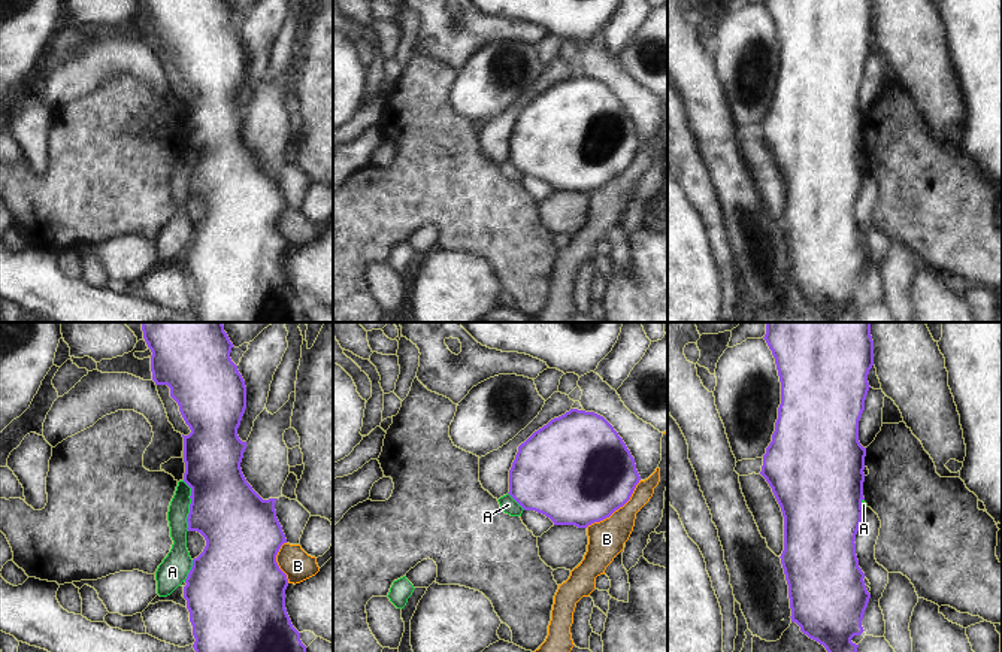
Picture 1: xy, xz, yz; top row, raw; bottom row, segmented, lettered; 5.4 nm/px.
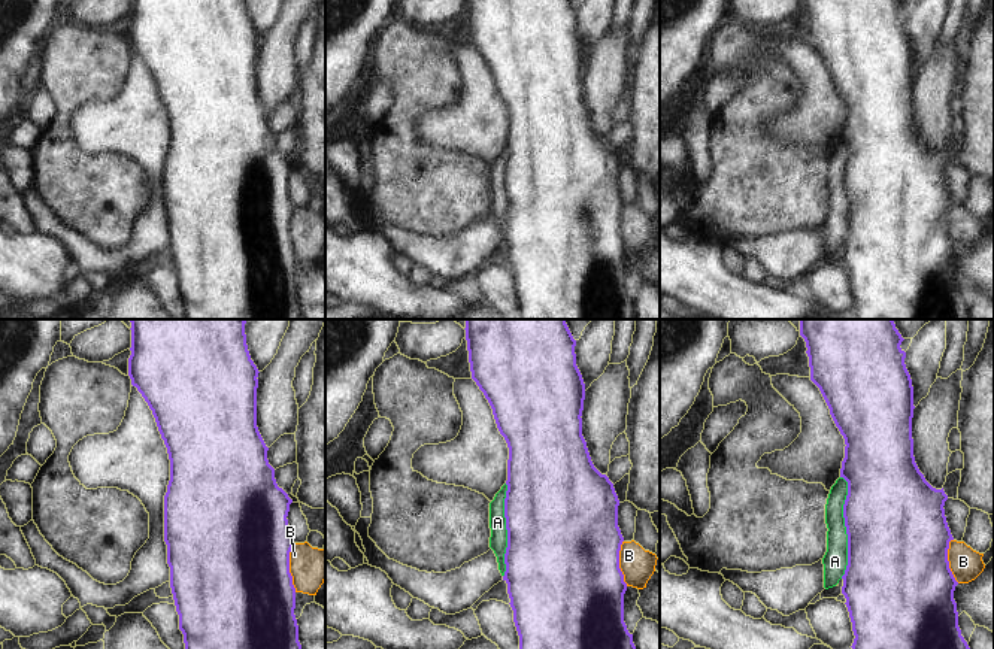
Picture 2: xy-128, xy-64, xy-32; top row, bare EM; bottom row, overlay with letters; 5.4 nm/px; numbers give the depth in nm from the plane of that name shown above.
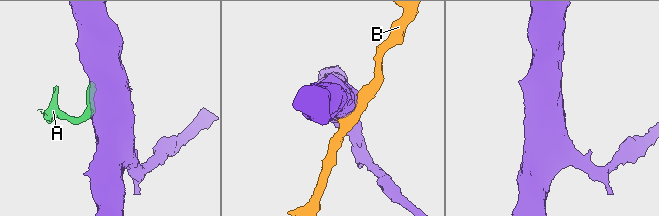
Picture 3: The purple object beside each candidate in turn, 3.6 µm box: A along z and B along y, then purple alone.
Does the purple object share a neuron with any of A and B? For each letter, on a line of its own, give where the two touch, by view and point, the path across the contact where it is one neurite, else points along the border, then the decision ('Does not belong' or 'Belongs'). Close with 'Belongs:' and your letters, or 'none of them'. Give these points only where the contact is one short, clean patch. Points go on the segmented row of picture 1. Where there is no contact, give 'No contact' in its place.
A: Touches purple at xy (190, 506). Boundary: xy (182, 481), (190, 488), (188, 530). Does not belong
B: Touches purple at xz (617, 509). Does not belong
Belongs: none of them

